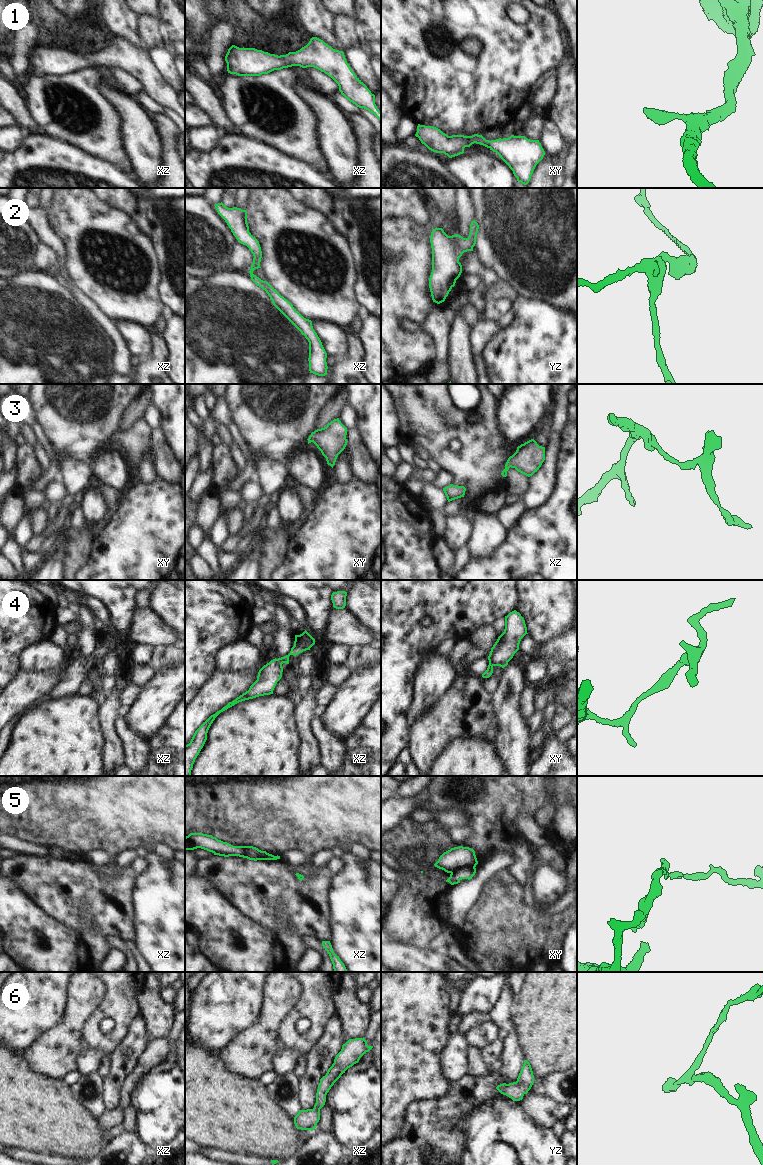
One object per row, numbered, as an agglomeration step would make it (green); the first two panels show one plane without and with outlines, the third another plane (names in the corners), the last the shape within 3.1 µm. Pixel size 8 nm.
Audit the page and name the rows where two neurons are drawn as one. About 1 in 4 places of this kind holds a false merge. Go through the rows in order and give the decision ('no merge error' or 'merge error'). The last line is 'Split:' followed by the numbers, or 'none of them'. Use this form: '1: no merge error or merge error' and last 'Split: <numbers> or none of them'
1: no merge error
2: no merge error
3: no merge error
4: no merge error
5: merge error
6: no merge error
Split: 5

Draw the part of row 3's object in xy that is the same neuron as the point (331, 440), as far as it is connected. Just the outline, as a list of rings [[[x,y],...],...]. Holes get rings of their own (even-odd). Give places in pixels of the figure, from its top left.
[[[339,418],[334,419],[326,427],[317,429],[309,436],[308,444],[313,442],[326,458],[327,464],[332,468],[338,455],[347,445],[347,428]]]

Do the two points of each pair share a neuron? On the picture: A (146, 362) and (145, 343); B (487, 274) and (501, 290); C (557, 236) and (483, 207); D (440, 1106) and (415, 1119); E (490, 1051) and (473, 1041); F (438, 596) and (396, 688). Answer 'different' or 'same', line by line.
A: different
B: different
C: same
D: same
E: different
F: same

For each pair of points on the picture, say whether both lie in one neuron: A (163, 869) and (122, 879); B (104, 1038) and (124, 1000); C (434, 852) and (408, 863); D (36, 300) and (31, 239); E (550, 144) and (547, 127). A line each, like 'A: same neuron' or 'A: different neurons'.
A: different neurons
B: same neuron
C: same neuron
D: different neurons
E: same neuron

